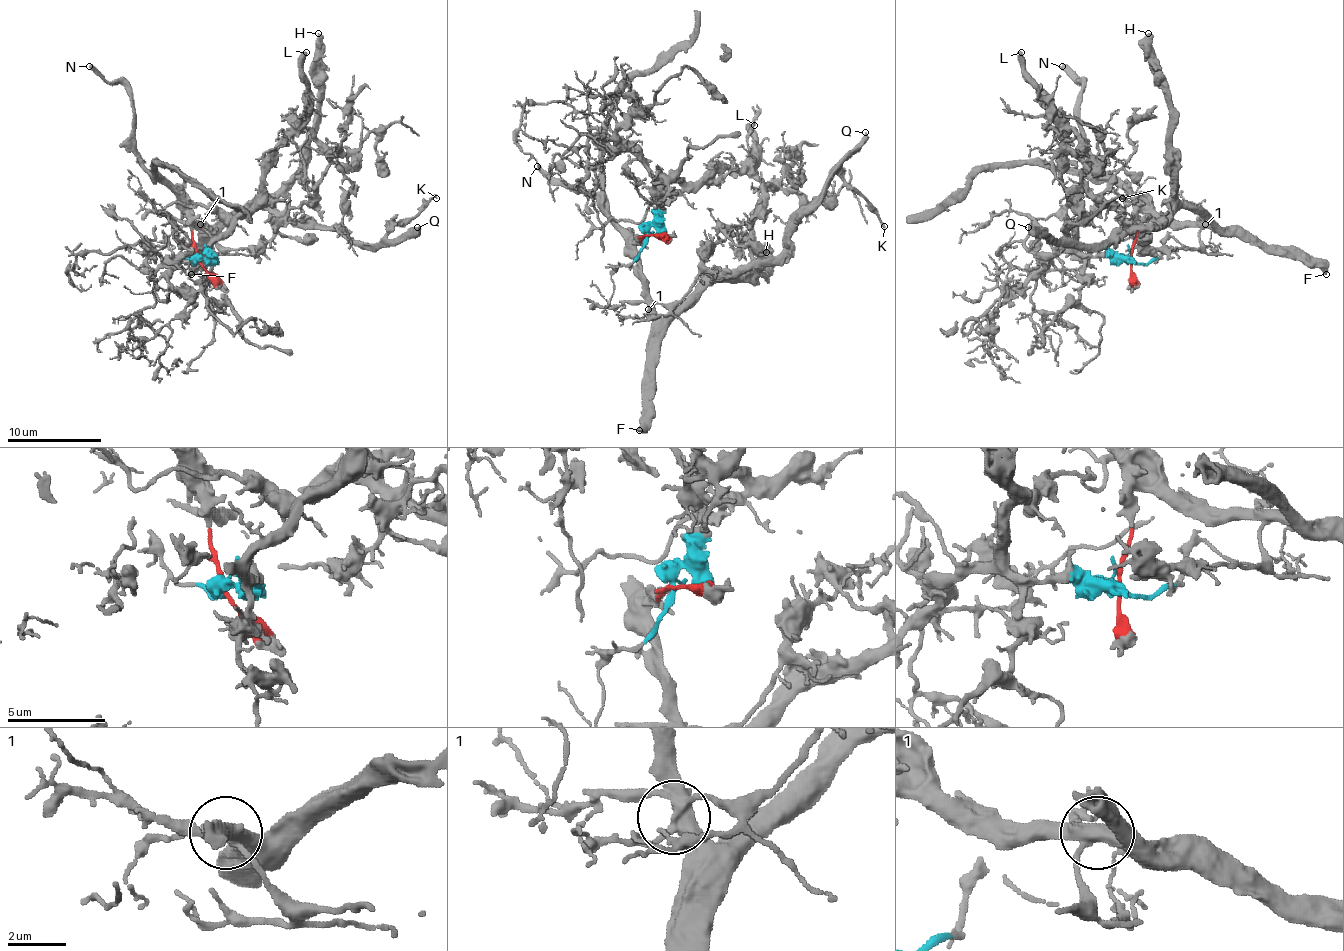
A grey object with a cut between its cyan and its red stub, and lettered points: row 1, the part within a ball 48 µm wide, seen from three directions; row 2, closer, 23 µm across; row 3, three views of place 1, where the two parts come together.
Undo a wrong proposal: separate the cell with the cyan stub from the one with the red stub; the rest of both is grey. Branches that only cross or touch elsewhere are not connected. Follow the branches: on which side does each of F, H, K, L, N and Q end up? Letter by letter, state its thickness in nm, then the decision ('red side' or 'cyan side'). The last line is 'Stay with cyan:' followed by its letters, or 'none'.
F: 500 nm thick; red side
H: 500 nm thick; red side
K: 200 nm thick; red side
L: 460 nm thick; cyan side
N: 340 nm thick; red side
Q: 480 nm thick; red side
Stay with cyan: L

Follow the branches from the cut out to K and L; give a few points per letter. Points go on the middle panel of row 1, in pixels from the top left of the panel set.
K: (646, 236), (636, 245), (643, 298), (660, 316), (674, 316), (712, 283), (769, 264), (833, 172), (885, 227)
L: (646, 236), (660, 200), (658, 182), (698, 182), (712, 165), (741, 167), (752, 155), (755, 125)

